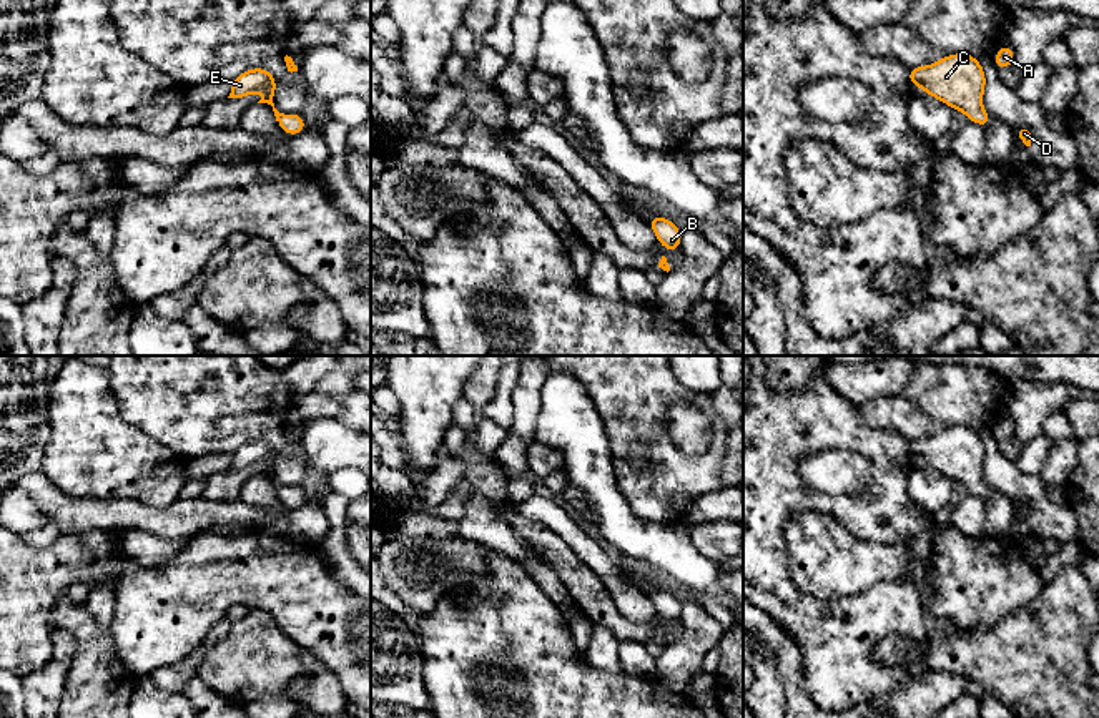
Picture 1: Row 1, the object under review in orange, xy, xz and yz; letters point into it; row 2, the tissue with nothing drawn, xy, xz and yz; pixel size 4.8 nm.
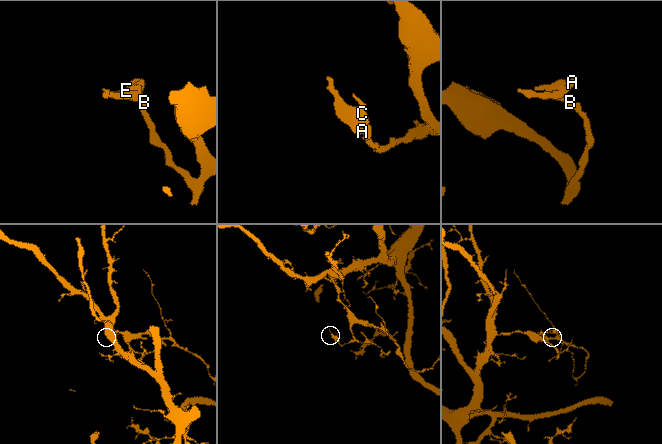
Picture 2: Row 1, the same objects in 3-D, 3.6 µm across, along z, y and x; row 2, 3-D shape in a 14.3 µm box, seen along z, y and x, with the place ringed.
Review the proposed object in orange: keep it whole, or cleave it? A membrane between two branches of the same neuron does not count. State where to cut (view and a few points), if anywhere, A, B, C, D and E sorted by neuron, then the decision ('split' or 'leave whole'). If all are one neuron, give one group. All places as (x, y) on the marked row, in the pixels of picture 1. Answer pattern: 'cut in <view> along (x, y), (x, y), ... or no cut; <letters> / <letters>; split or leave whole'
no cut; A B C D E; leave whole

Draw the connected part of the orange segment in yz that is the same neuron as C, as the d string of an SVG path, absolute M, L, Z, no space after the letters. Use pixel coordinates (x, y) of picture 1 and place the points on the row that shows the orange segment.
M948 55L936 63L909 68L908 76L913 86L963 111L971 123L989 126L991 116L983 108L986 75L973 55Z

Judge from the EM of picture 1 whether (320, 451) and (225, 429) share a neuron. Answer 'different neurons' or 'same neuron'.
different neurons

